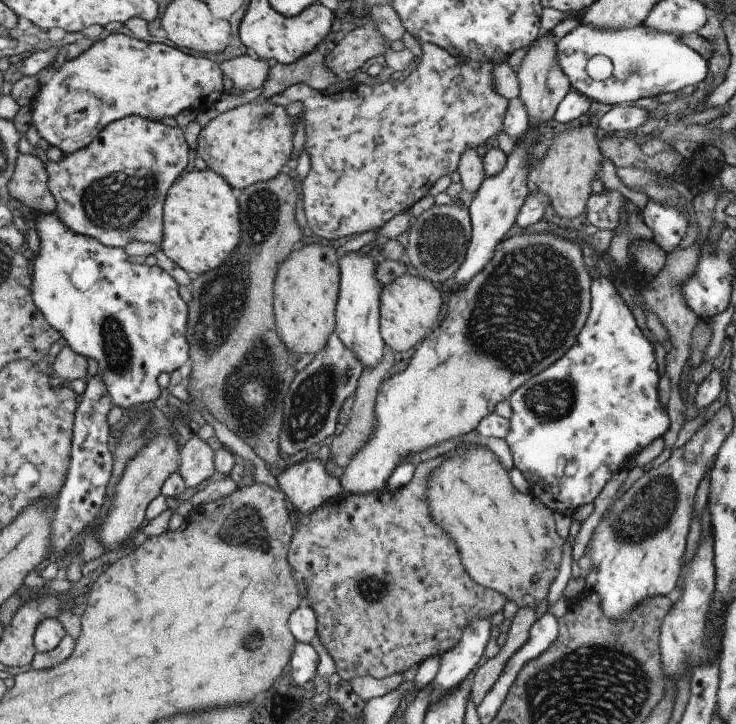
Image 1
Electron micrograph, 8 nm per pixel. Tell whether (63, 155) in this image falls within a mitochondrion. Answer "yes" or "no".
no

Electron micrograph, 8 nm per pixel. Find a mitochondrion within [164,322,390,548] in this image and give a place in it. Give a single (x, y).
(312, 404)

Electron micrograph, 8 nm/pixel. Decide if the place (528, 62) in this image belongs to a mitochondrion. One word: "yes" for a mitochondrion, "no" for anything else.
no

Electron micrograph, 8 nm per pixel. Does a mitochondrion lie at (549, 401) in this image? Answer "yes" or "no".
yes

